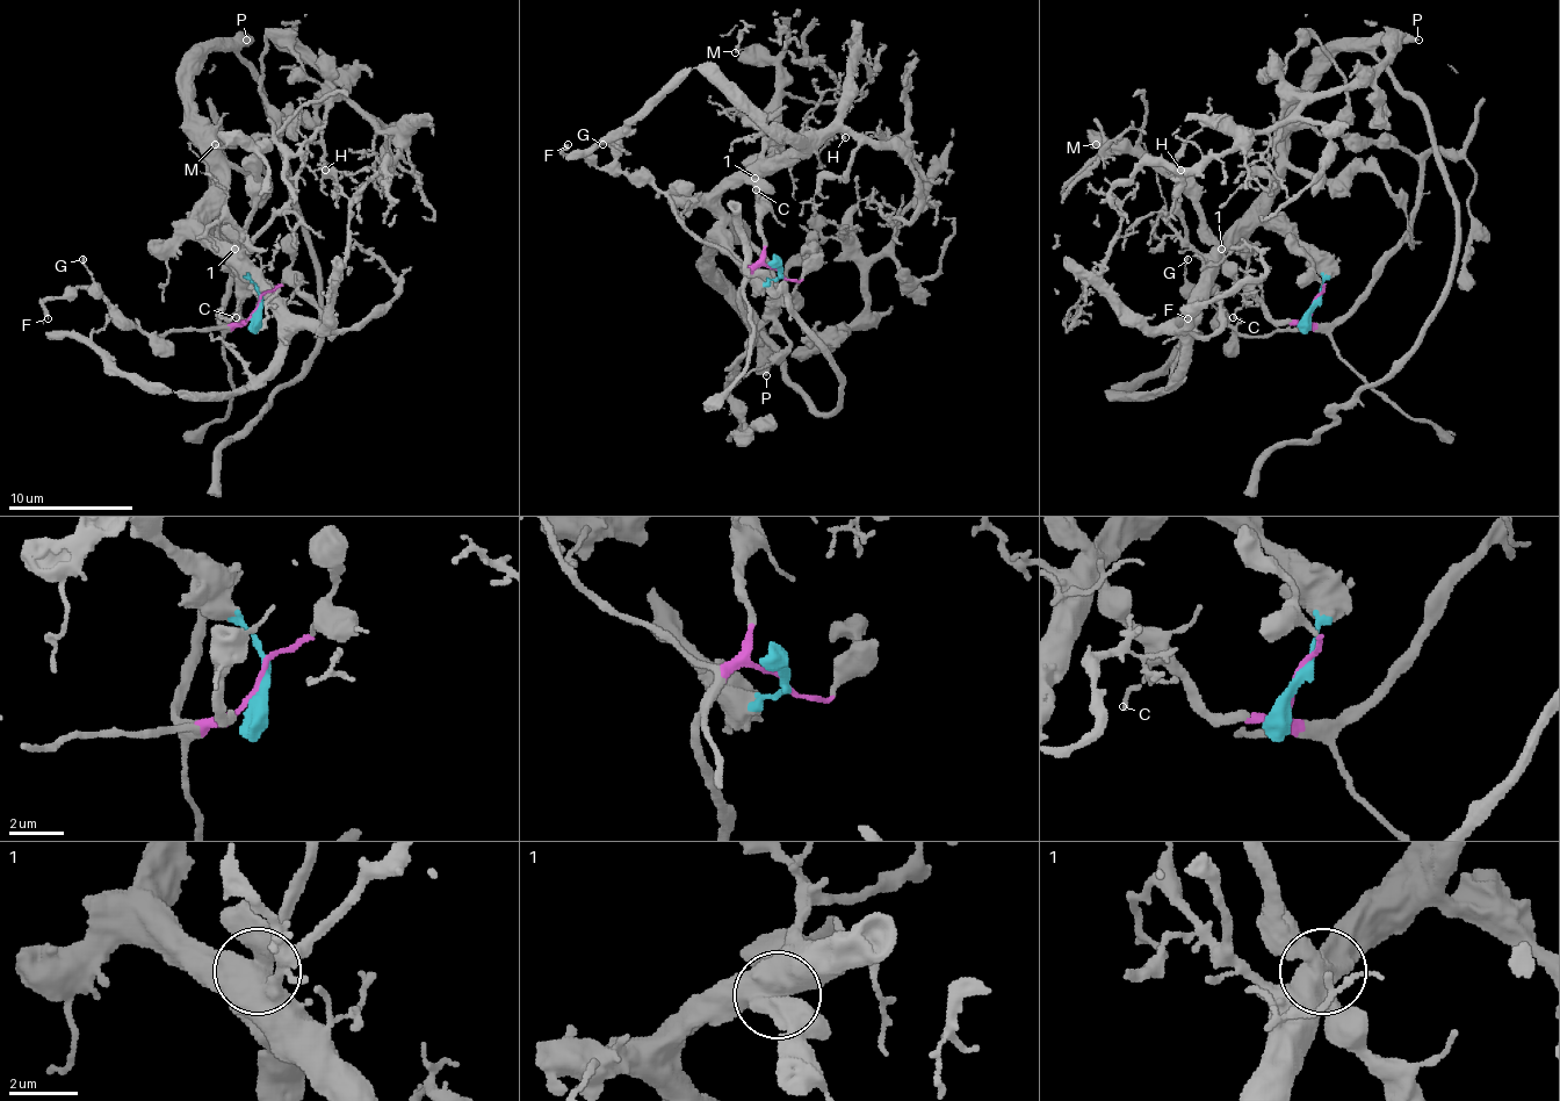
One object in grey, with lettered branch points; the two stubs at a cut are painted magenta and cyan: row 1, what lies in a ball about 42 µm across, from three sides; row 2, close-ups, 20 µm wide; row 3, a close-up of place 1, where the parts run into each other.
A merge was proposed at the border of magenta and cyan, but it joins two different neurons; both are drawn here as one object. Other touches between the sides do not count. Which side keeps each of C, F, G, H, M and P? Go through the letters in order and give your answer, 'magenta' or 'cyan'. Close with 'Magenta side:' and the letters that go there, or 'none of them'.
C: magenta
F: magenta
G: magenta
H: cyan
M: magenta
P: cyan
Magenta side: C, F, G, M

